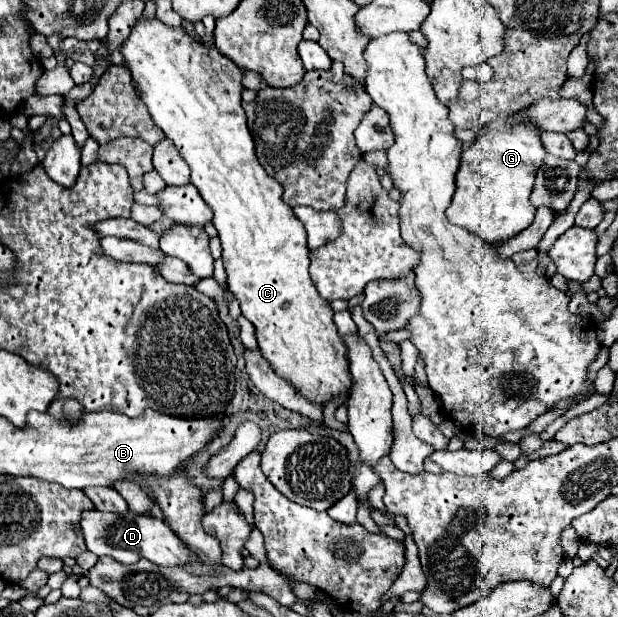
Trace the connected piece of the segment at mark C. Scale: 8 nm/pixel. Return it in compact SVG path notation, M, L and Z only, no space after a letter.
M140 16L136 20L136 24L132 26L130 30L130 36L128 40L124 40L124 44L120 46L120 52L126 60L126 68L132 72L132 80L138 84L140 88L140 98L142 102L146 104L154 124L158 128L162 128L162 132L174 142L174 146L178 148L178 152L182 154L182 158L186 160L186 164L190 166L190 182L198 188L200 196L204 198L204 202L212 208L214 212L214 218L212 218L212 224L214 228L218 230L218 238L222 242L222 260L224 260L224 268L226 268L226 274L228 274L228 290L236 296L236 300L240 302L240 308L242 308L242 314L254 324L256 328L256 338L258 338L258 346L260 346L260 352L262 356L272 364L272 368L276 370L276 374L284 376L286 380L290 380L308 400L314 400L318 404L326 404L332 396L336 394L342 394L342 392L348 392L350 386L352 386L352 378L348 374L348 364L346 364L346 346L344 342L338 338L338 330L334 326L334 310L330 308L330 304L326 300L320 298L312 278L310 278L310 272L308 272L308 242L306 242L306 230L302 226L302 222L298 222L298 218L294 218L294 212L292 208L282 200L282 186L280 182L276 182L274 178L270 178L266 174L266 170L260 166L258 158L256 158L256 152L254 152L254 142L252 142L252 136L250 136L250 130L248 130L248 122L246 122L246 112L242 108L242 78L244 78L244 72L242 68L238 68L232 60L228 60L224 54L218 52L216 46L208 46L204 44L198 36L192 36L188 34L182 26L168 26L164 24L162 20L158 18L144 18Z

